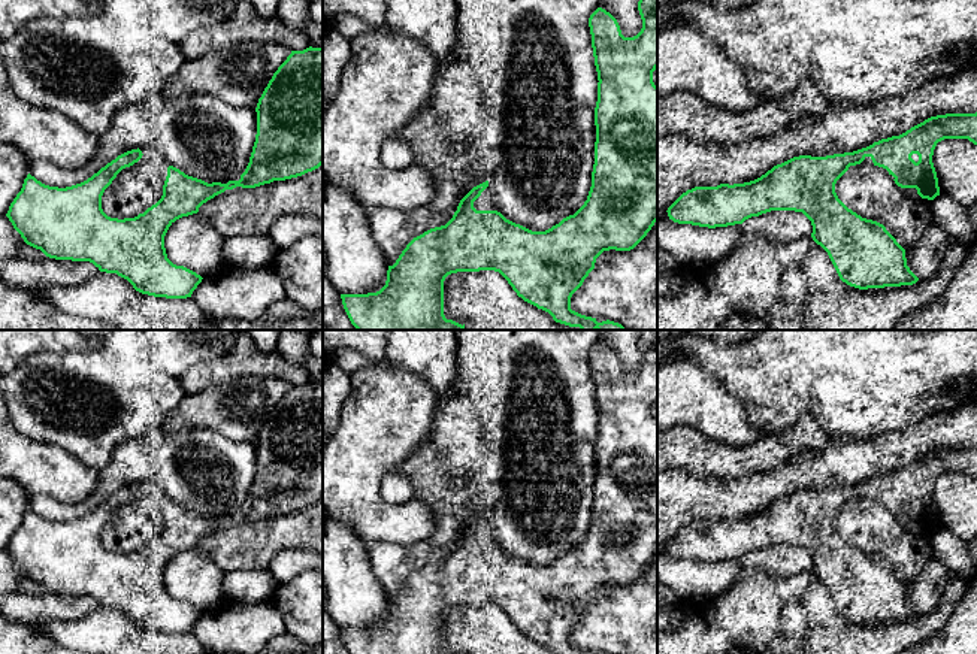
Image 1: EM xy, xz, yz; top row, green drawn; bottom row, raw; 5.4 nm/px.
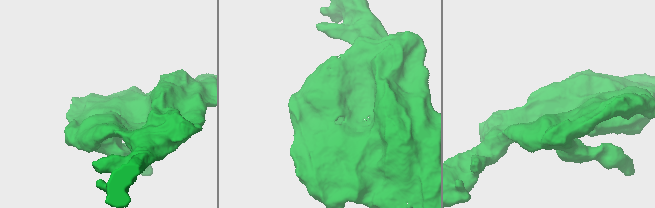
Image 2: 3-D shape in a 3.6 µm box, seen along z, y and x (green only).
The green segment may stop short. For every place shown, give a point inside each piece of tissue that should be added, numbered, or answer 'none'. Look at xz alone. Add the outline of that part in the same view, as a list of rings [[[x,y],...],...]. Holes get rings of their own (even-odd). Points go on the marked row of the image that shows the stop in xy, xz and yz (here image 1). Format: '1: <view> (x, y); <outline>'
1: xz (486, 202); [[[487,187],[481,193],[481,196],[474,202],[474,208],[477,211],[494,211],[494,199],[490,187]]]

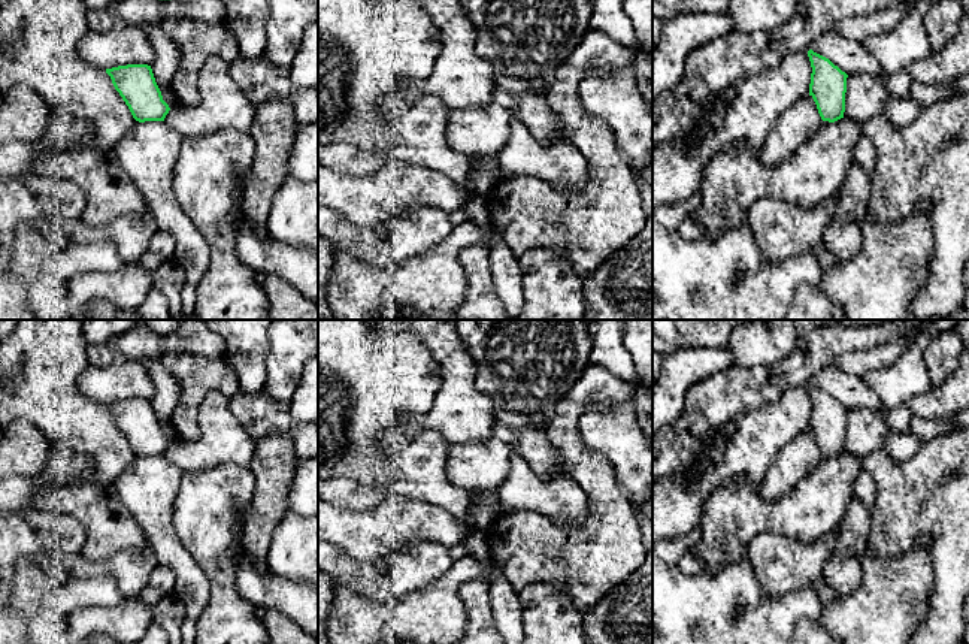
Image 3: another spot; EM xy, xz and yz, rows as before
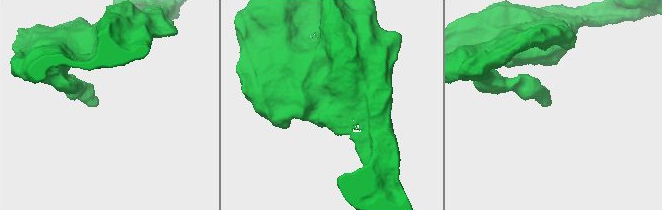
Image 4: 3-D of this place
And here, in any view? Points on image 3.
none

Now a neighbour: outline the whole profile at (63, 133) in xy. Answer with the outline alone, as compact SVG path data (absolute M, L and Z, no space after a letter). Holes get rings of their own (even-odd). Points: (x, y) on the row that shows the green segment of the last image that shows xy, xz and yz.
M54 109L40 140L55 152L69 152L76 151L81 143L87 143L94 133L94 127L88 121L76 120L63 109Z

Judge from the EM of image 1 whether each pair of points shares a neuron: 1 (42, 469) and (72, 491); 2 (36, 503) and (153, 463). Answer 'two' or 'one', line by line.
1: one
2: one

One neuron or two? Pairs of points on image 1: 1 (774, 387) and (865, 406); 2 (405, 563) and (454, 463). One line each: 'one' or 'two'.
1: one
2: one

